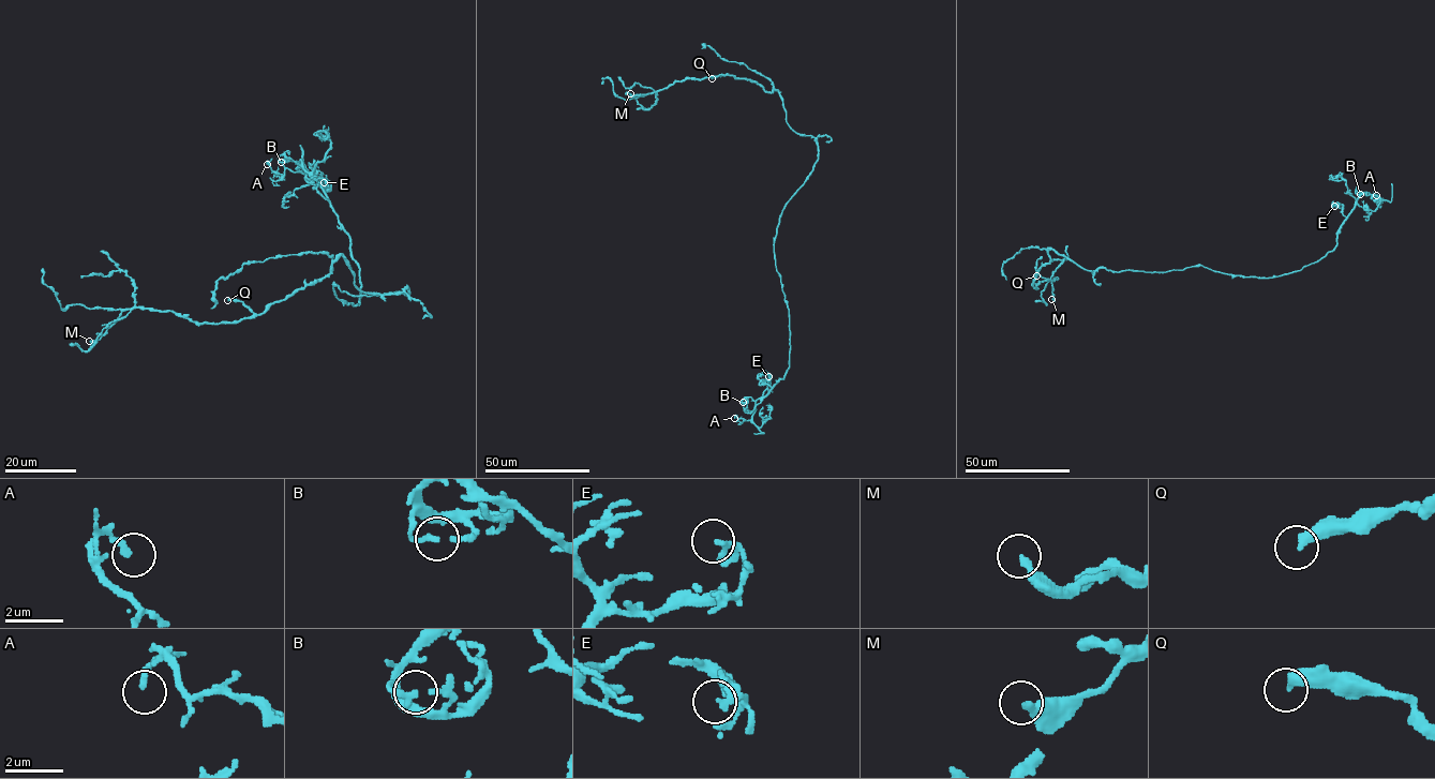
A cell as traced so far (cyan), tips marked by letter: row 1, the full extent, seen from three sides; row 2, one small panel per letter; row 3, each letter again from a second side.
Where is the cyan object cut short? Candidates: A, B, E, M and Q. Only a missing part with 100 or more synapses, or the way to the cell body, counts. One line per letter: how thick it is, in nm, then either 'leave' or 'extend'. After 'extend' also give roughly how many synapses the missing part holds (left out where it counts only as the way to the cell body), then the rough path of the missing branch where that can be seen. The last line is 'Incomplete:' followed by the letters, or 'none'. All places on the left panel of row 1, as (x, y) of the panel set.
A: calibre 190 nm; leave
B: calibre 200 nm; leave
E: calibre 160 nm; leave
M: calibre 280 nm; leave
Q: calibre 340 nm; leave
Incomplete: none

